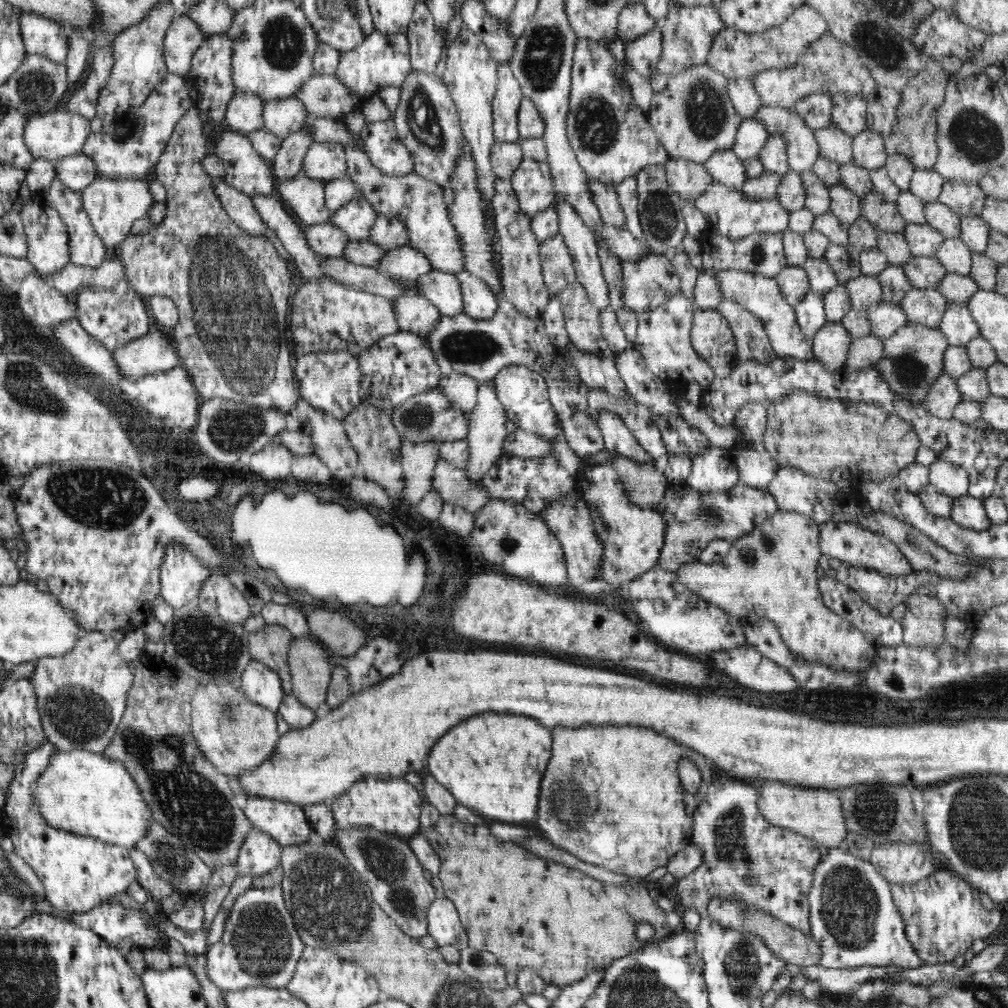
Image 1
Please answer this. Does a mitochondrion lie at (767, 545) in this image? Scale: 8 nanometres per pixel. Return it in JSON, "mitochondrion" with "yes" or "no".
{"mitochondrion":"yes"}

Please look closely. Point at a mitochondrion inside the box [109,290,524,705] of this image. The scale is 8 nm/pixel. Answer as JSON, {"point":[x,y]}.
{"point":[204,646]}

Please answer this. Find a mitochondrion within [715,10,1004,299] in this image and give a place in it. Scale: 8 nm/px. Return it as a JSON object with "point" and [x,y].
{"point":[871,36]}

